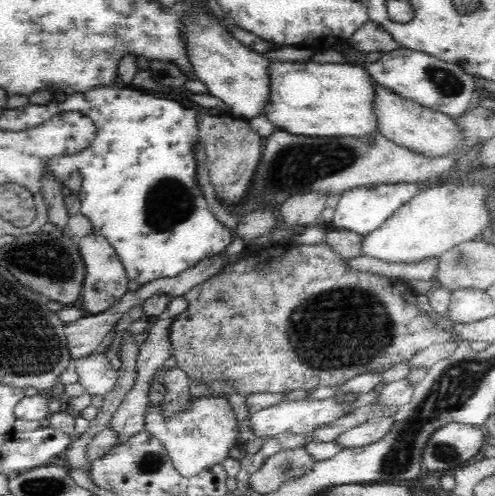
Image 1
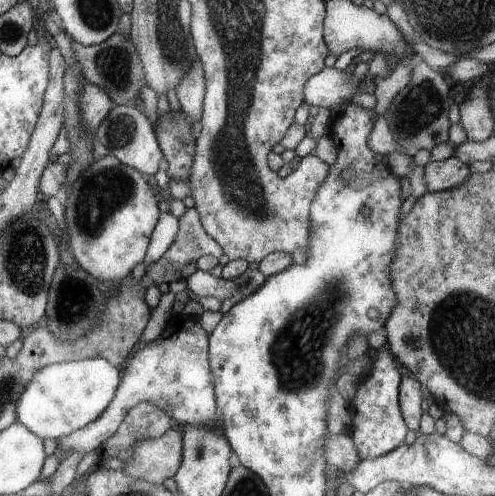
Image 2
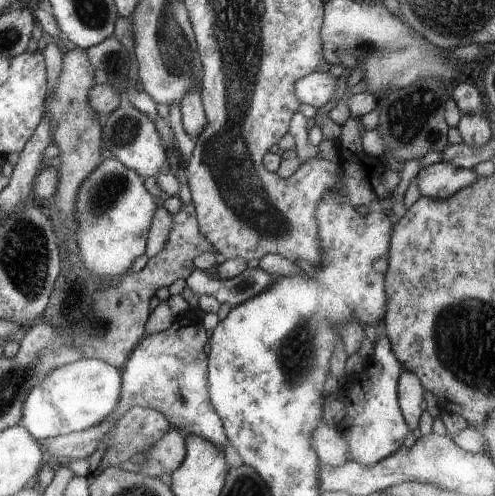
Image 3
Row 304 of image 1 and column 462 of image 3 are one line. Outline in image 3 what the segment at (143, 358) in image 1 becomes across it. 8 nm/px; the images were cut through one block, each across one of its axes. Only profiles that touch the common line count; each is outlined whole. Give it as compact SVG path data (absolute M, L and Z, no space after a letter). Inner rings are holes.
M429 164L417 172L417 186L419 196L431 200L445 200L447 196L455 194L459 188L469 186L479 176L473 170L455 168L451 164Z

